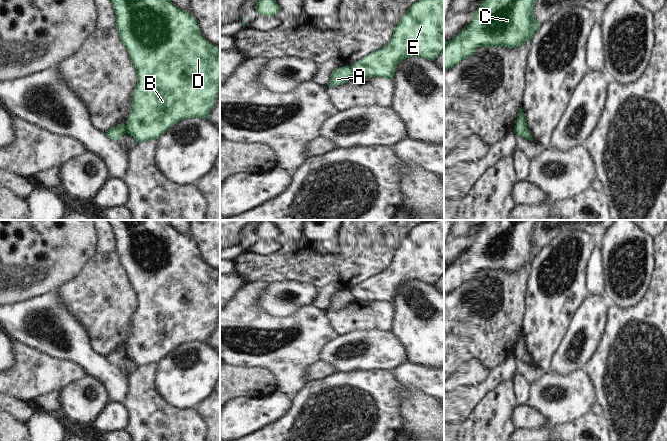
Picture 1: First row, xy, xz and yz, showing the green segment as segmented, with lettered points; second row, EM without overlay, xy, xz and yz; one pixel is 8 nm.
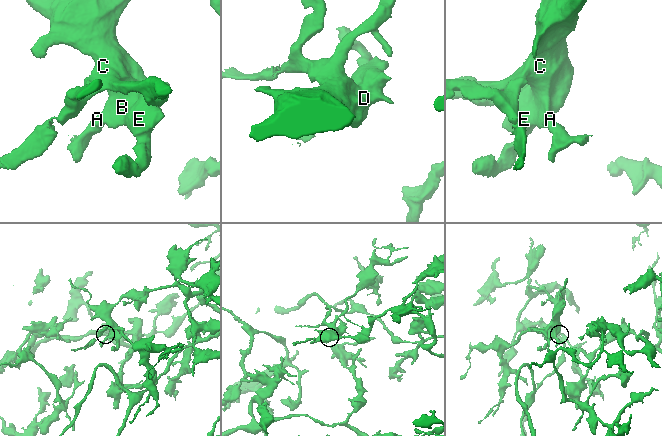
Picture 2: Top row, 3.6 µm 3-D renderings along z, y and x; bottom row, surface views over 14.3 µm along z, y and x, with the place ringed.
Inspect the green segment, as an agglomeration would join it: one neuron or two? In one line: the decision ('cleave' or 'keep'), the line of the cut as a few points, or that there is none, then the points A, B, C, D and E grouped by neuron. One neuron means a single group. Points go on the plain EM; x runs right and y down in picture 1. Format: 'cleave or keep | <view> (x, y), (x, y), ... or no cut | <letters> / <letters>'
cleave | xz (349, 291), (355, 300) | A / B C D E

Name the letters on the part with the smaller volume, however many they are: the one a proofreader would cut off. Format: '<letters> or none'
A

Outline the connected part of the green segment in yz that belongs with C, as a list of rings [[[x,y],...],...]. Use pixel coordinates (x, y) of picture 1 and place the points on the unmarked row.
[[[486,220],[471,246],[451,264],[444,267],[444,294],[451,293],[472,280],[479,271],[517,272],[531,265],[540,248],[532,237],[538,220]]]

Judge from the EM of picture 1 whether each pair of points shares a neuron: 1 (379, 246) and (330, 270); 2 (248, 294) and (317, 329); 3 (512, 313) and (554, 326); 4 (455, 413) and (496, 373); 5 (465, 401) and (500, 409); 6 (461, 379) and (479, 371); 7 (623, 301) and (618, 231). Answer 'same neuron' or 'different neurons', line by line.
1: same neuron
2: same neuron
3: different neurons
4: same neuron
5: different neurons
6: same neuron
7: same neuron

